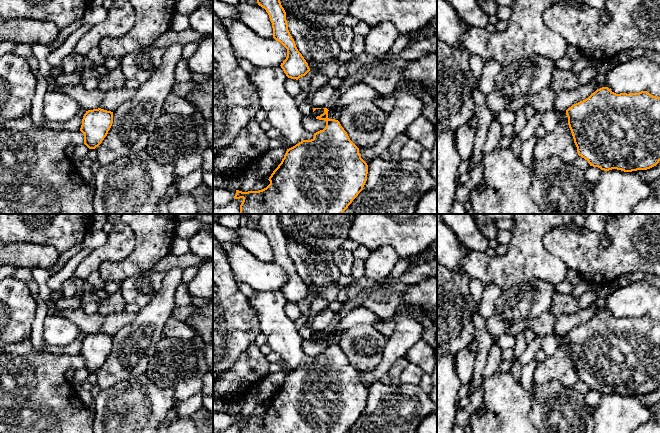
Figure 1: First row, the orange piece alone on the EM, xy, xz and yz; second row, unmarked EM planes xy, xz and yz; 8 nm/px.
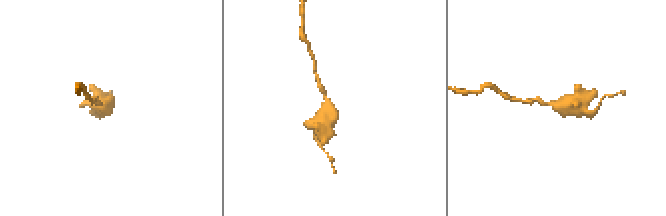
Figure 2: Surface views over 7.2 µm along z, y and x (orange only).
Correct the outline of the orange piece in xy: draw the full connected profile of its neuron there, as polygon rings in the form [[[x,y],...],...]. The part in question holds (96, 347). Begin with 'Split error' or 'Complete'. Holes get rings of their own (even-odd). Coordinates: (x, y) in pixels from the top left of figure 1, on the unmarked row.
Complete. [[[101,332],[88,334],[83,340],[80,355],[89,373],[98,371],[107,360],[113,347],[113,336]]]

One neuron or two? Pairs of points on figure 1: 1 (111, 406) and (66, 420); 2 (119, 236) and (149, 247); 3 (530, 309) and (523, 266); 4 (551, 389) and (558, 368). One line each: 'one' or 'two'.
1: two
2: two
3: two
4: two

